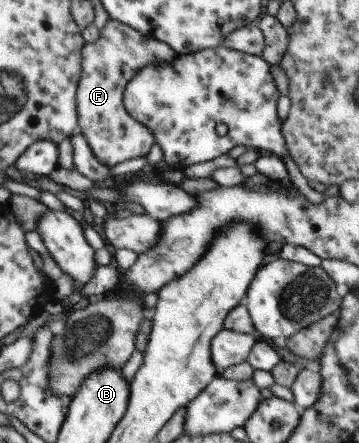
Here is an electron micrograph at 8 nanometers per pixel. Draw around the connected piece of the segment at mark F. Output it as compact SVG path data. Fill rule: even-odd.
M109 19L99 32L98 40L86 43L82 48L82 76L80 76L76 91L78 130L86 138L86 142L90 145L94 156L110 168L114 168L114 166L118 166L118 164L127 160L146 157L155 143L152 132L144 124L134 120L126 110L123 104L124 89L140 68L144 68L148 64L172 62L177 54L165 42L160 42L151 36L144 37L143 34L140 34L138 30L134 30L131 26Z

